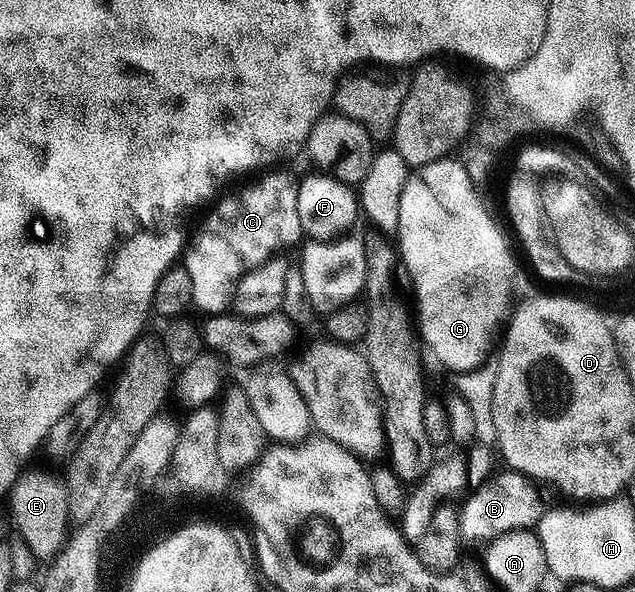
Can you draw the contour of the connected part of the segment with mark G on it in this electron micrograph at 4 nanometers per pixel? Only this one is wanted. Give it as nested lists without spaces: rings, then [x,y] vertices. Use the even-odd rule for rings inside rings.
[[[453,160],[432,161],[416,166],[410,172],[403,195],[399,195],[399,227],[395,234],[395,245],[399,250],[400,264],[405,264],[413,280],[417,315],[421,319],[420,340],[423,345],[425,340],[426,347],[458,375],[484,362],[481,360],[493,341],[493,332],[497,324],[499,329],[506,318],[510,308],[509,280],[513,277],[513,257],[509,254],[509,245],[500,227],[493,222],[484,199],[477,194],[478,186],[473,183],[464,164],[460,160]]]

